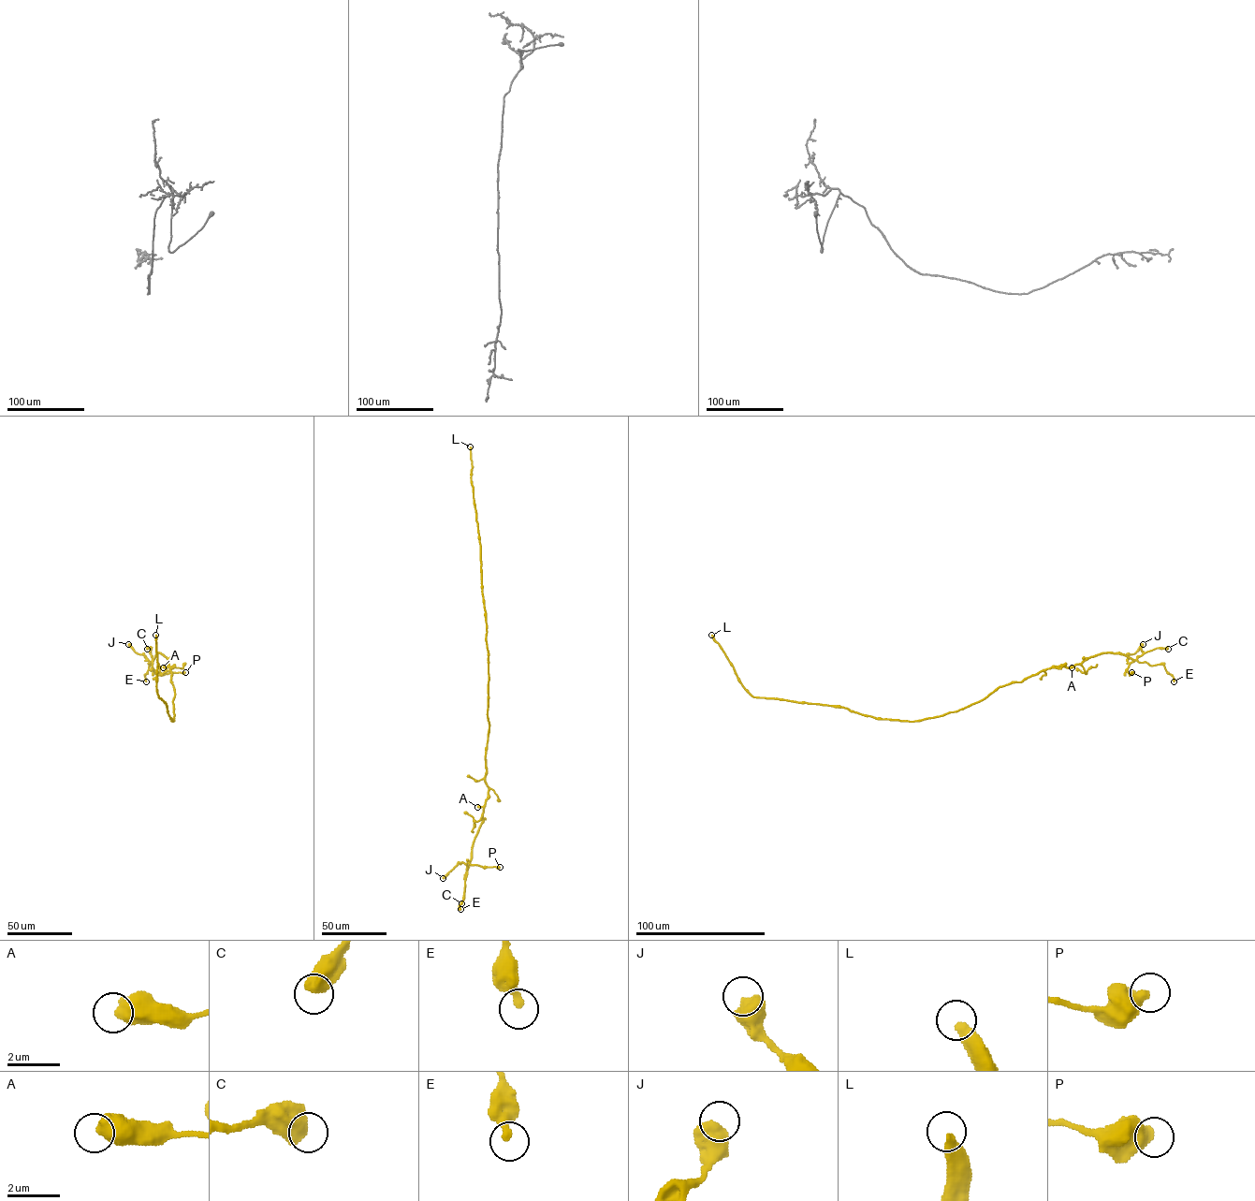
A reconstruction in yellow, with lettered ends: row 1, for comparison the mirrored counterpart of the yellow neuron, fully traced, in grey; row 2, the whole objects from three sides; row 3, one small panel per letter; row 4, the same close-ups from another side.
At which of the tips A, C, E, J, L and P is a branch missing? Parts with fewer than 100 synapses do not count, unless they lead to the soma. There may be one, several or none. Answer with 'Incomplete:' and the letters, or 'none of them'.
Incomplete: L

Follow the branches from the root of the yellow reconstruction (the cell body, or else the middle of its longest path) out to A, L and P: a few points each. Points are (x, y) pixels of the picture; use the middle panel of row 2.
A: (488, 679), (488, 732), (485, 777), (488, 797), (483, 806), (477, 807)
L: (488, 679), (480, 545), (471, 481), (470, 446)
P: (488, 679), (488, 732), (485, 777), (488, 797), (467, 868), (466, 864), (500, 867)

